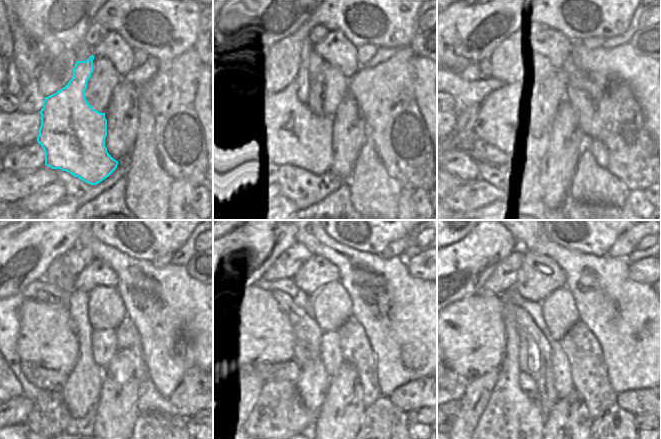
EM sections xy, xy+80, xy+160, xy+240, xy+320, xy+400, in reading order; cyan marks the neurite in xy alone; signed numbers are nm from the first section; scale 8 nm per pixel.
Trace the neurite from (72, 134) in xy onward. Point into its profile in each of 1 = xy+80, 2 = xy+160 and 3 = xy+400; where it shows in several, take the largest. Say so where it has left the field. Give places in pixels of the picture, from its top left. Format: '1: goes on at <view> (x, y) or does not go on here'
1: goes on at xy+80 (292, 134)
2: goes on at xy+160 (500, 122)
3: goes on at xy+400 (471, 332)

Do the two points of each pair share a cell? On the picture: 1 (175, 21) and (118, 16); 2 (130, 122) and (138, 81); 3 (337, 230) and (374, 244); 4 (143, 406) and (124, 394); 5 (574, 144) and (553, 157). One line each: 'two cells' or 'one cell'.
1: one cell
2: two cells
3: one cell
4: two cells
5: one cell

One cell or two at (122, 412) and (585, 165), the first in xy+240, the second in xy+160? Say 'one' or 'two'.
two

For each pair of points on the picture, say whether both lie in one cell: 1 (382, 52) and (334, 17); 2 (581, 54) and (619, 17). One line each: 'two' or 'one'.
1: two
2: two

